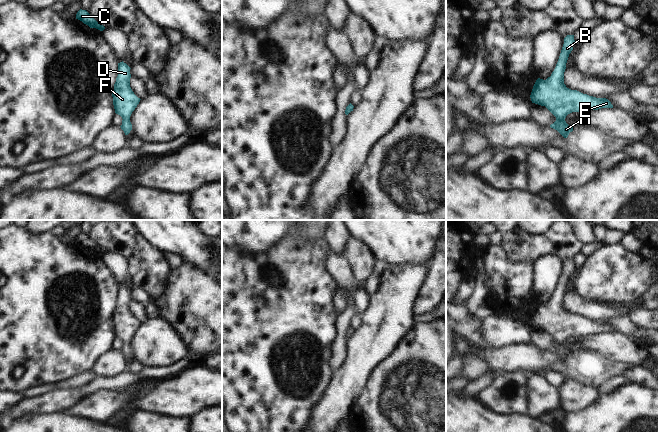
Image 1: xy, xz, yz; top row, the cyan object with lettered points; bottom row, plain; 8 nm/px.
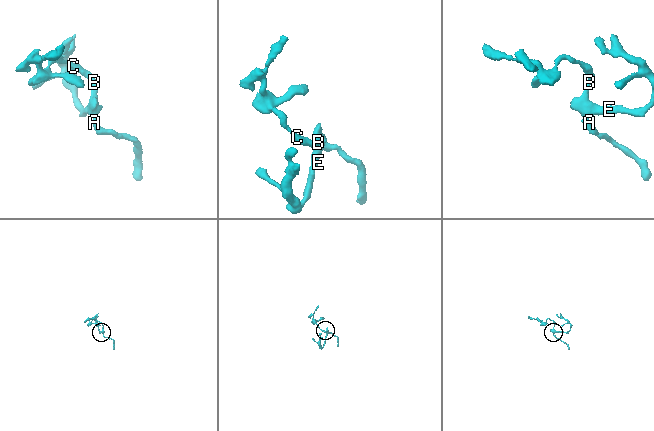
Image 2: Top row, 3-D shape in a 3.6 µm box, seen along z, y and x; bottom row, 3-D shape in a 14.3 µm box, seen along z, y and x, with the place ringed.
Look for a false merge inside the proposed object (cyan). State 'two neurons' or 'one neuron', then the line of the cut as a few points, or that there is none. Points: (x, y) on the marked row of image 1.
one neuron; cut none

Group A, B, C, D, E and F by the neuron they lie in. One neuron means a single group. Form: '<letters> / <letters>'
A B C D E F

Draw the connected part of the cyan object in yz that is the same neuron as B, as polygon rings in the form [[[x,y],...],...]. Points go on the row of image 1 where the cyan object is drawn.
[[[567,35],[564,38],[554,71],[546,80],[538,78],[530,95],[532,103],[545,106],[556,117],[556,121],[550,127],[557,130],[564,138],[567,138],[573,131],[573,127],[565,121],[568,114],[613,108],[611,102],[606,98],[596,98],[577,90],[571,90],[564,84],[566,63],[574,44],[574,35]]]

